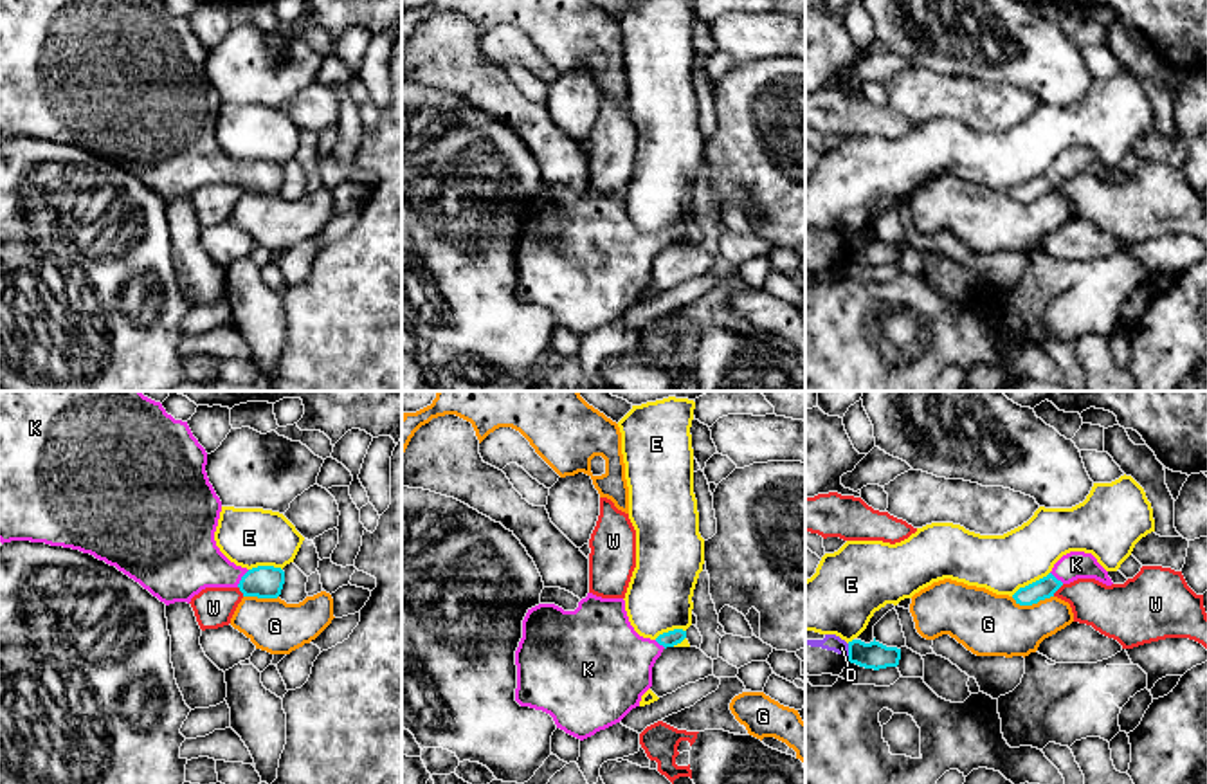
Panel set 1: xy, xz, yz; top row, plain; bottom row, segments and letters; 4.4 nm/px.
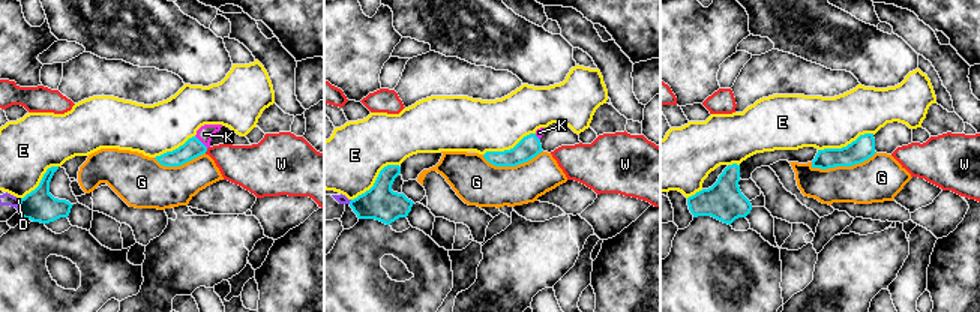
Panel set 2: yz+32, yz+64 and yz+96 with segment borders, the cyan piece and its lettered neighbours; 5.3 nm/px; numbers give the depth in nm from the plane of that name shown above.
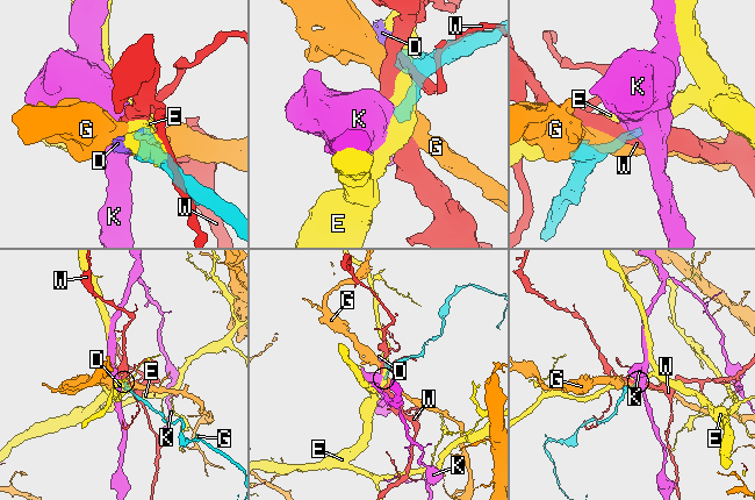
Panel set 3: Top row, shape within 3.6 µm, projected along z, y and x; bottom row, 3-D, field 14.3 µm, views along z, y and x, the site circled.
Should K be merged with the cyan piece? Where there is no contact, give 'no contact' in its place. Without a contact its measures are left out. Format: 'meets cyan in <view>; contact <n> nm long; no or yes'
meets cyan in xy; contact 100 nm long; yes

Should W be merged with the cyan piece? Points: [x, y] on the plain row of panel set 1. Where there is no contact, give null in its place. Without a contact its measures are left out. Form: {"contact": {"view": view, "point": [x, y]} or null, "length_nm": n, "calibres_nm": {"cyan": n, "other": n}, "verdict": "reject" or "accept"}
{"contact": {"view": "yz", "point": [1058, 184]}, "length_nm": 80, "calibres_nm": {"cyan": 90, "other": 220}, "verdict": "reject"}

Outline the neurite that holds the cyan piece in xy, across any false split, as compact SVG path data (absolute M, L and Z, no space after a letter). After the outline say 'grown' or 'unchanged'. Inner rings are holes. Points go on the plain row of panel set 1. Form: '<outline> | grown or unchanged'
M0 0L0 139L31 137L90 150L139 178L166 202L191 198L205 184L238 184L243 193L277 195L285 180L285 168L274 162L252 166L236 162L216 142L222 97L209 79L207 49L193 32L187 18L175 16L162 0Z | grown

